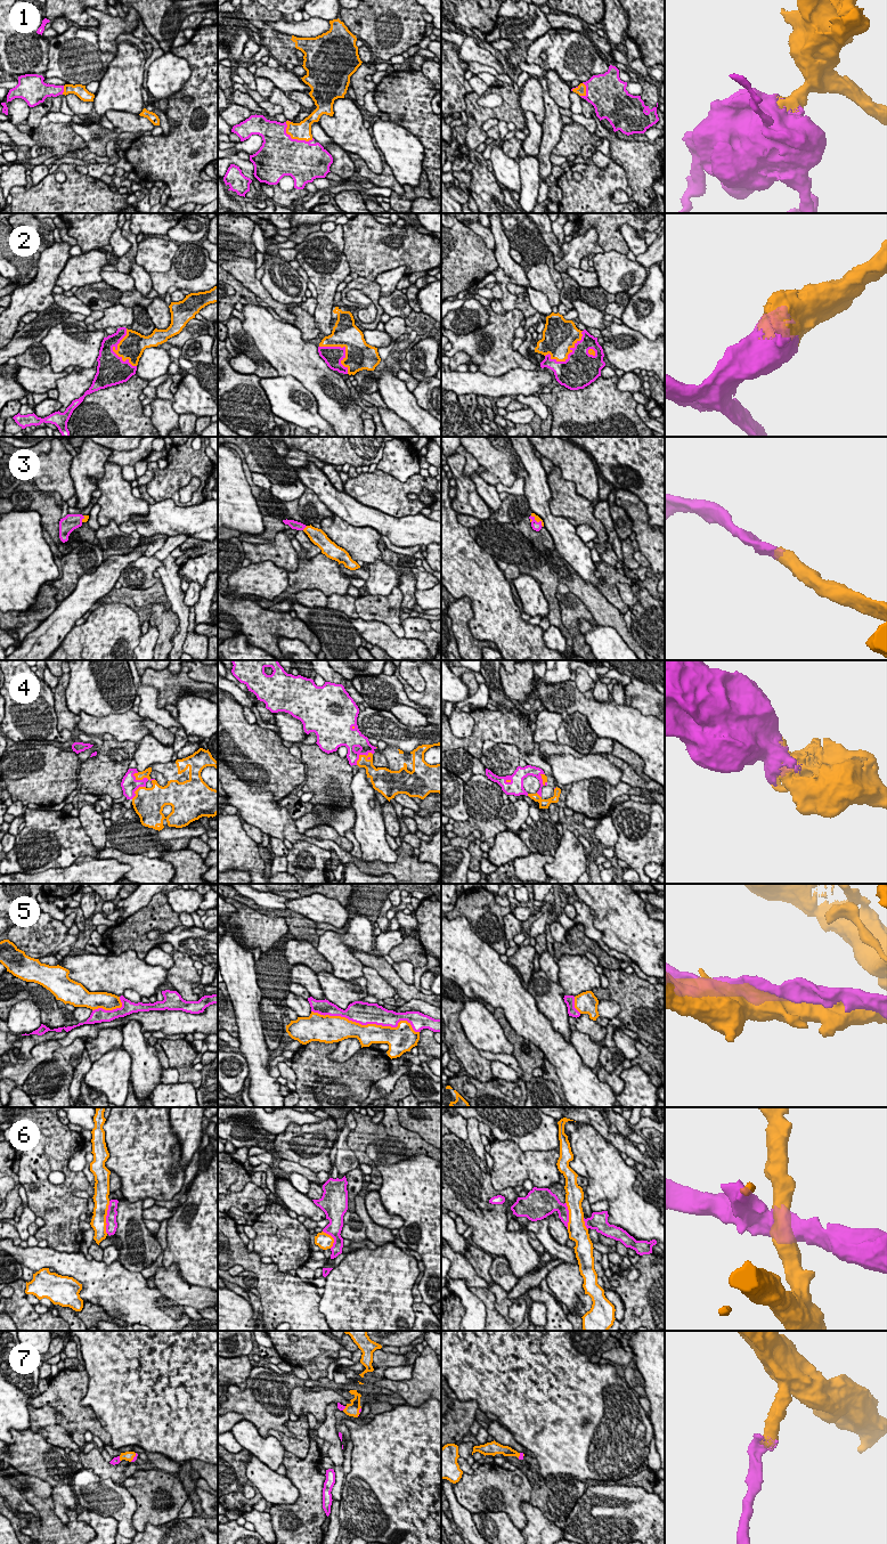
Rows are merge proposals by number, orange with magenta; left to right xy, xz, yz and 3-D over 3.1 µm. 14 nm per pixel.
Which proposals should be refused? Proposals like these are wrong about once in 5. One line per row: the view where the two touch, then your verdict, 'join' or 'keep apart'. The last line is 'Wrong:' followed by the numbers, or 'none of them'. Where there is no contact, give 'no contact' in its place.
1: xz | join
2: yz | join
3: yz | join
4: xz | join
5: xz | keep apart
6: xy | keep apart
7: xy | join
Wrong: 5, 6

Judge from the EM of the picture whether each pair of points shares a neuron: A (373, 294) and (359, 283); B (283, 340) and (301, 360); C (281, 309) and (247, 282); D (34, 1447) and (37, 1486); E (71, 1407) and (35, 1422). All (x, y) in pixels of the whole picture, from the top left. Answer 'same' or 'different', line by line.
A: same
B: same
C: same
D: different
E: different

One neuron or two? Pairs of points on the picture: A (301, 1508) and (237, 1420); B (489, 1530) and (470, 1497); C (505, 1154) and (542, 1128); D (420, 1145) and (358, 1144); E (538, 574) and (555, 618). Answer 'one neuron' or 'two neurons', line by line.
A: one neuron
B: two neurons
C: two neurons
D: one neuron
E: one neuron

